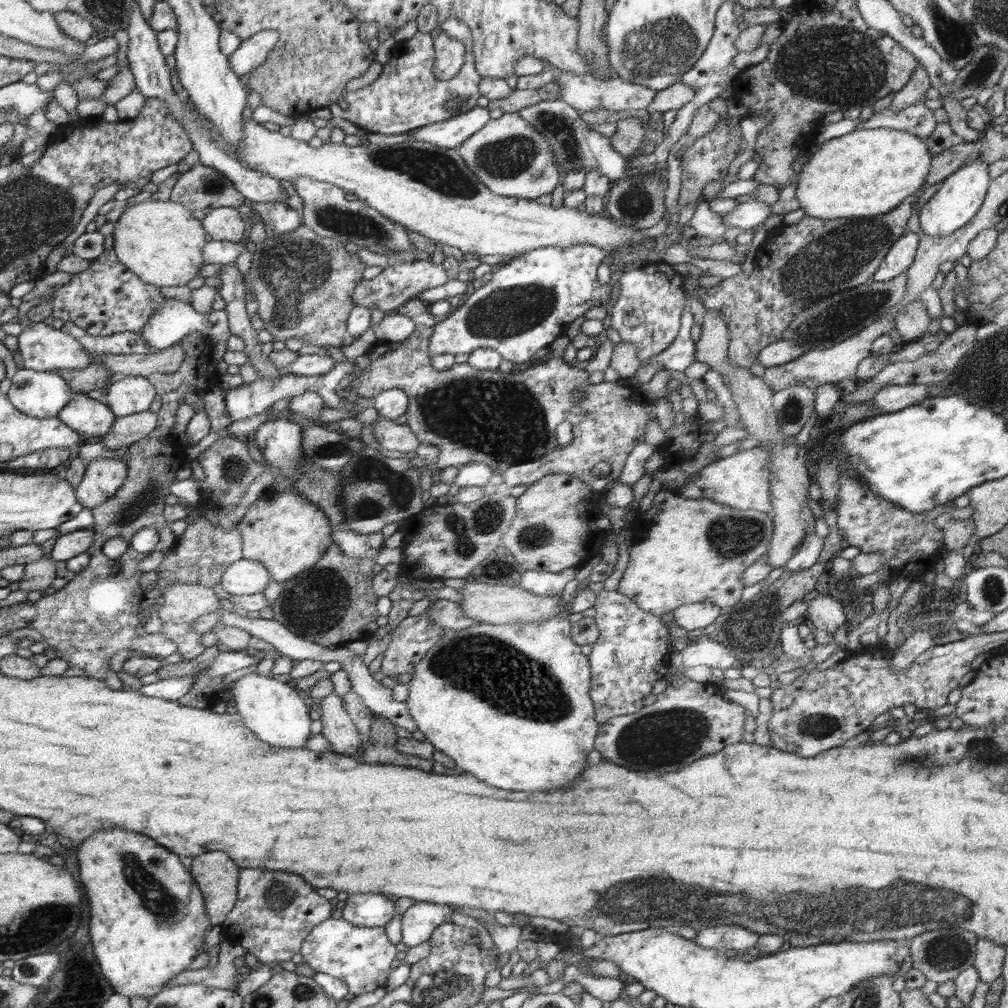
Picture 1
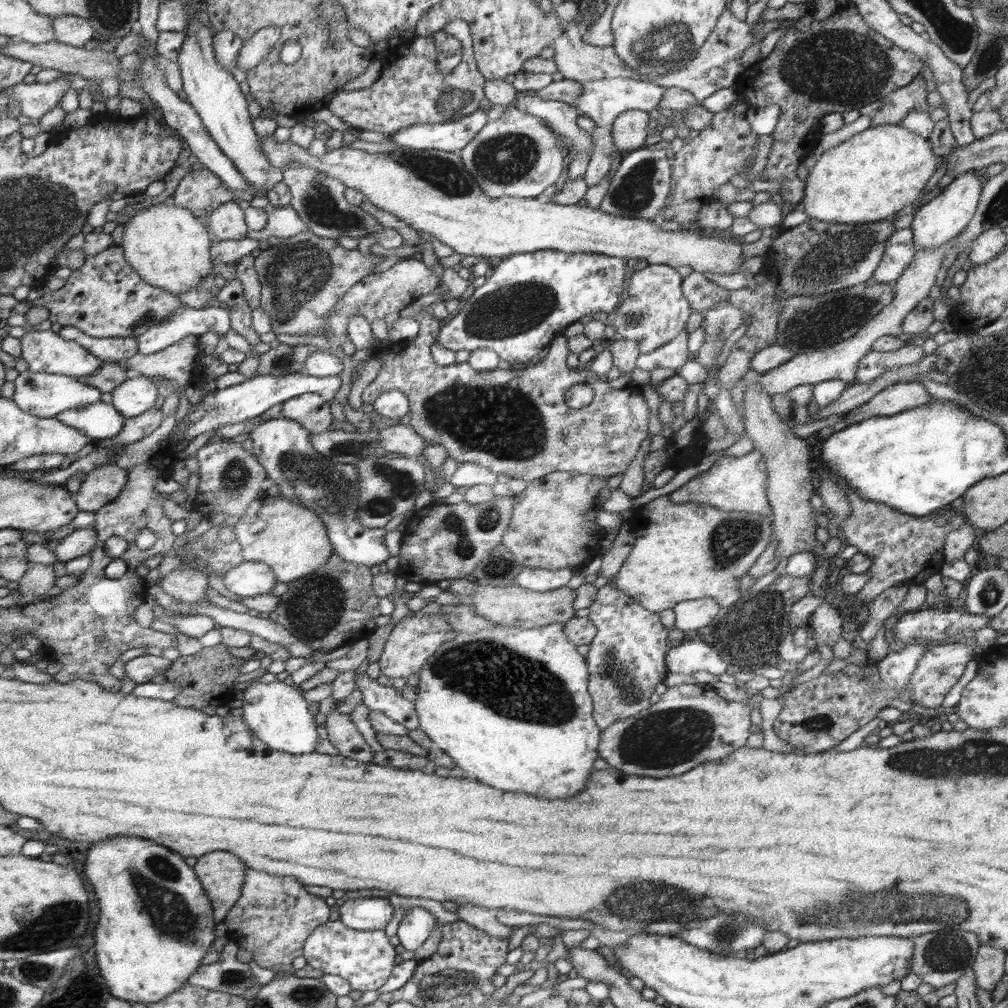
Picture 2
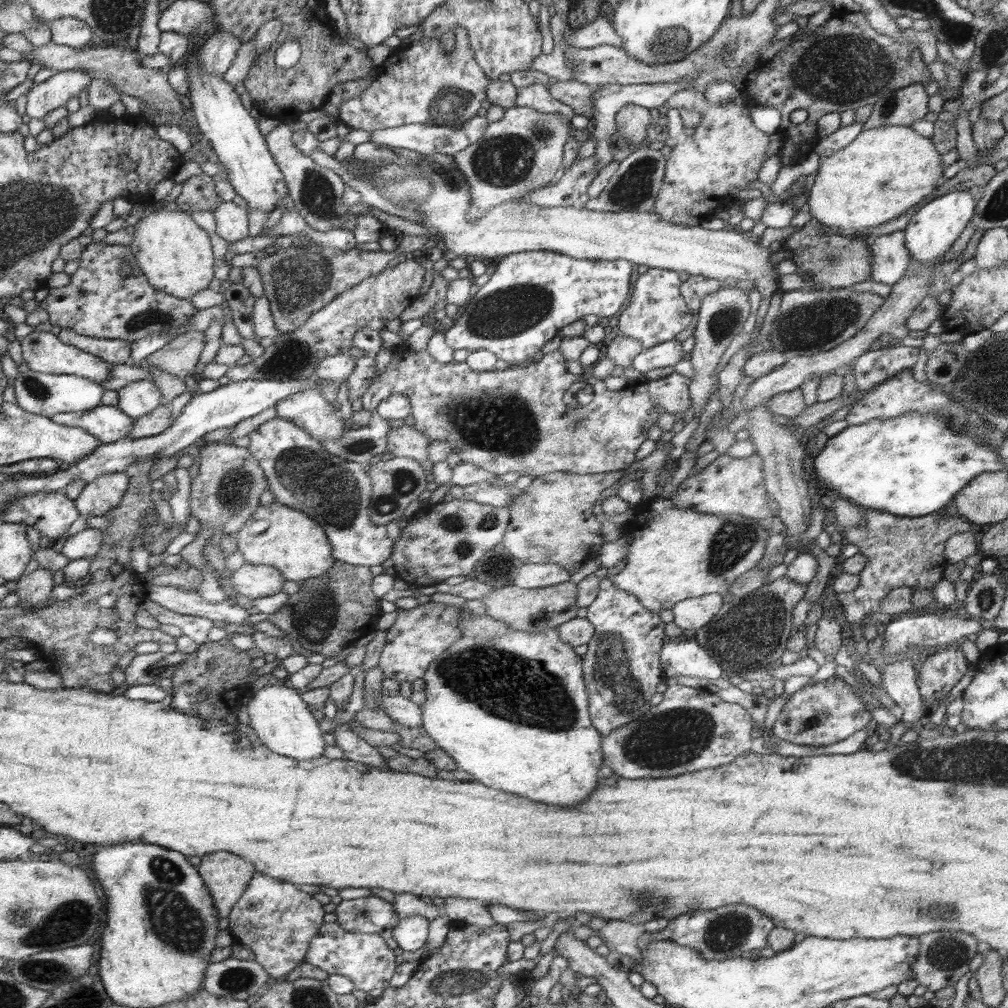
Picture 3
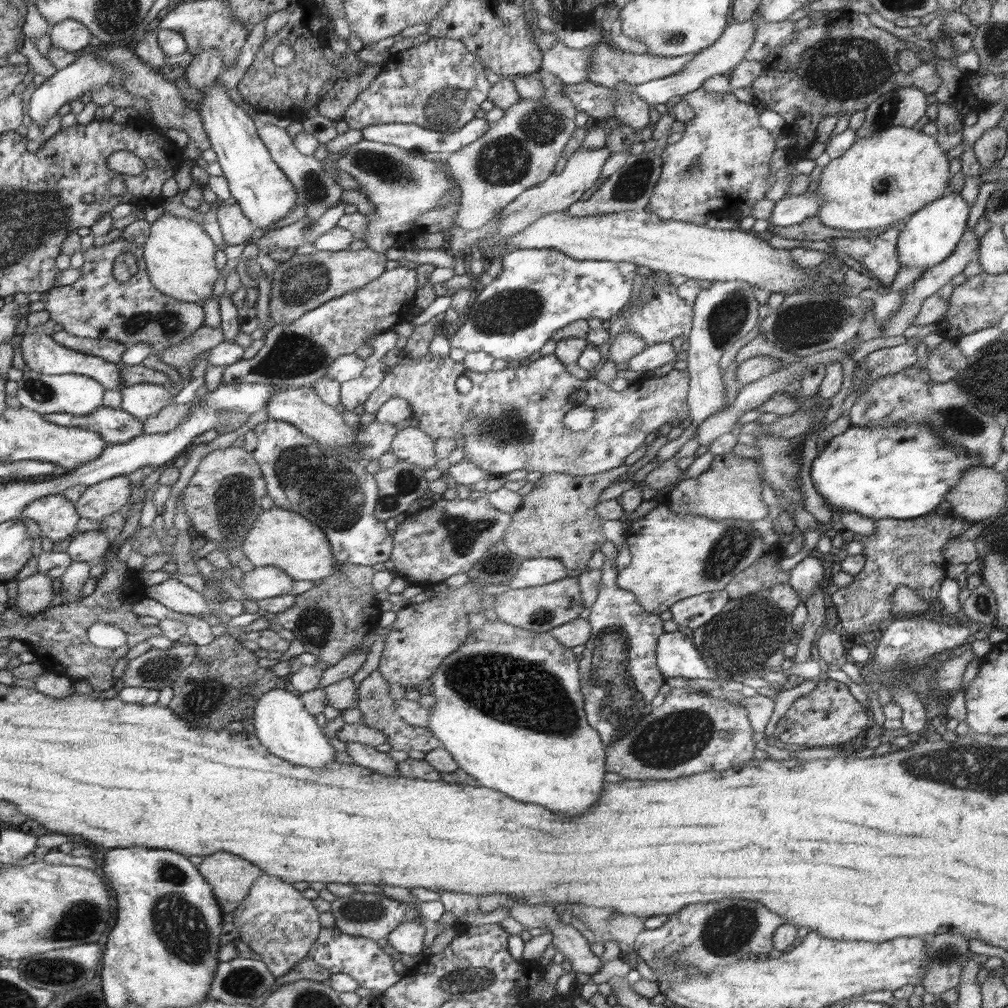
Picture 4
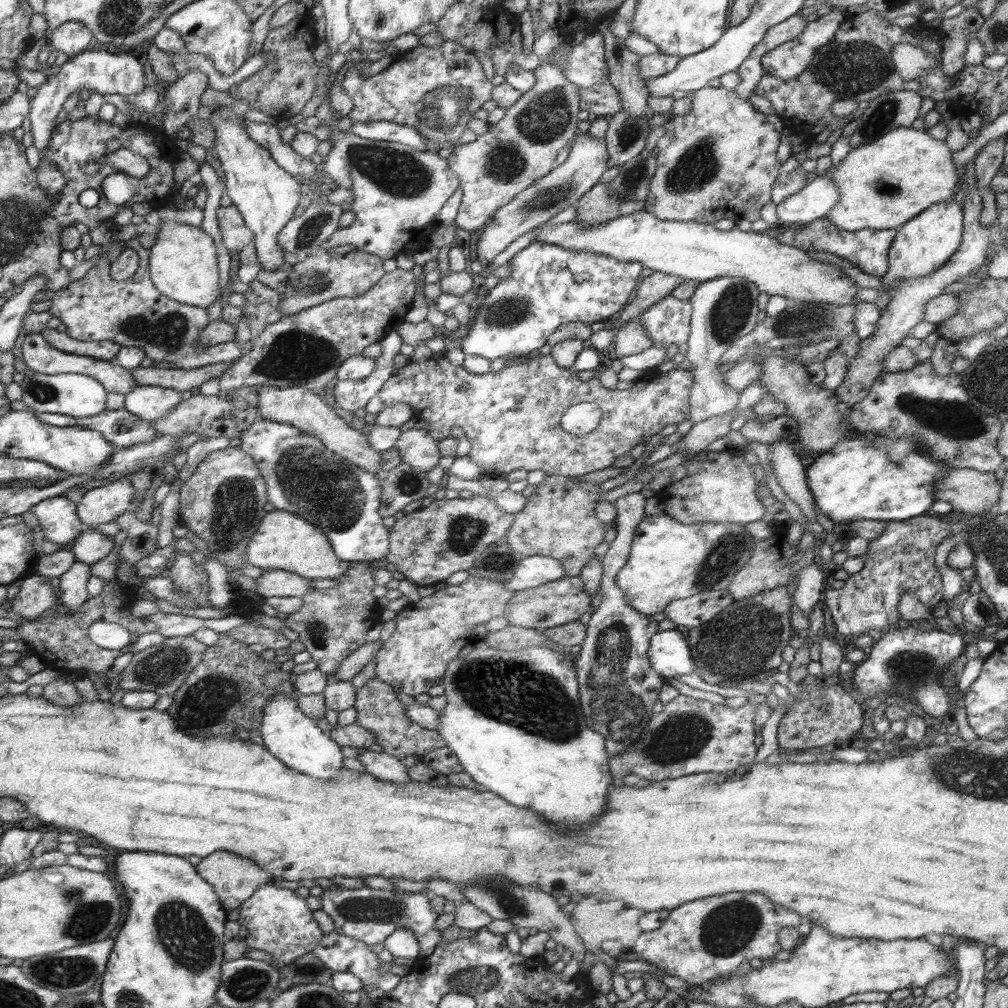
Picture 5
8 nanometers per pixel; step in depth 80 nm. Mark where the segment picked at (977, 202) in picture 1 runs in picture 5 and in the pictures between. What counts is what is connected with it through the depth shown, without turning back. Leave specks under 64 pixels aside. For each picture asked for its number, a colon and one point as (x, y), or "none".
2: (944, 217)
3: (931, 232)
4: (929, 236)
5: (922, 246)

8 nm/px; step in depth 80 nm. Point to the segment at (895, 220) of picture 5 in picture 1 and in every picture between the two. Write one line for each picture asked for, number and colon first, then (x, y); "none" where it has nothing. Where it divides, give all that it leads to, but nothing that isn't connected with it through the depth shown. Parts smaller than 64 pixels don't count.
1: (866, 173)
2: (879, 173)
3: (885, 171)
4: (886, 178)

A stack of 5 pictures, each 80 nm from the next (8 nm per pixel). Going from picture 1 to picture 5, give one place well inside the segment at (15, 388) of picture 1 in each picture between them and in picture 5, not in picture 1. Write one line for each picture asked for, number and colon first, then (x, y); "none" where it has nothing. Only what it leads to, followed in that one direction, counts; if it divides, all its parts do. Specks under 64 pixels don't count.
2: (46, 395)
3: (45, 394)
4: (74, 394)
5: (78, 396)

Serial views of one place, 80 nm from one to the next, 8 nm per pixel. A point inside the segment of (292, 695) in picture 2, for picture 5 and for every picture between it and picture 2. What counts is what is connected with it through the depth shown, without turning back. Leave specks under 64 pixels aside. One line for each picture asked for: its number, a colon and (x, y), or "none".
3: (282, 720)
4: (283, 725)
5: (293, 736)

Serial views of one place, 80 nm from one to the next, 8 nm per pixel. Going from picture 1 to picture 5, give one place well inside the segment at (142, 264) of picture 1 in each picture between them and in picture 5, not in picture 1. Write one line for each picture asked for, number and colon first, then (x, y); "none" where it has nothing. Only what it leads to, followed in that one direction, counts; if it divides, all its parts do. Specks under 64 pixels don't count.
2: (168, 247)
3: (175, 254)
4: (179, 257)
5: (182, 261)

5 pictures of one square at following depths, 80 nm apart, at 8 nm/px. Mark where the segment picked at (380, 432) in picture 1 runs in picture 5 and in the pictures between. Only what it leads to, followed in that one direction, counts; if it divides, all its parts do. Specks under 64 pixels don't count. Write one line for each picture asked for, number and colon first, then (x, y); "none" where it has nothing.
2: (403, 439)
3: (406, 441)
4: (411, 443)
5: (421, 450)

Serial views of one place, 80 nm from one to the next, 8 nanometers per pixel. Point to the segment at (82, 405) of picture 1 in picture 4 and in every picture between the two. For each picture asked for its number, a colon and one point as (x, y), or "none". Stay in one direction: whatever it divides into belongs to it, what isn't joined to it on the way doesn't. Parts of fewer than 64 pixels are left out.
2: (102, 421)
3: (110, 424)
4: (117, 426)

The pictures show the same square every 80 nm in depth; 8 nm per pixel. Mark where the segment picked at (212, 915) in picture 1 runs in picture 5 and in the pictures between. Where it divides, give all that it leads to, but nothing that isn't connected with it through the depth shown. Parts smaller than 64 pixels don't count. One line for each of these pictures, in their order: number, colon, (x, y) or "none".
2: (222, 874)
3: (227, 876)
4: (232, 877)
5: (236, 879)

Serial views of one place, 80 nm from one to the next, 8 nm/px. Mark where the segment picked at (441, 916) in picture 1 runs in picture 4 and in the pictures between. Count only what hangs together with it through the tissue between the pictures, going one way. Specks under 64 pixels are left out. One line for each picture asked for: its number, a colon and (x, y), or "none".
2: (417, 923)
3: (410, 933)
4: (407, 938)

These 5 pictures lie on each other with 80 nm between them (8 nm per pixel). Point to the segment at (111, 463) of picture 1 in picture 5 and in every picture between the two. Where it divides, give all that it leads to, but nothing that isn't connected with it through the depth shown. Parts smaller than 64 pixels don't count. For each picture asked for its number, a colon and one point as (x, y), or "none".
2: (102, 486)
3: (98, 497)
4: (97, 502)
5: (105, 503)

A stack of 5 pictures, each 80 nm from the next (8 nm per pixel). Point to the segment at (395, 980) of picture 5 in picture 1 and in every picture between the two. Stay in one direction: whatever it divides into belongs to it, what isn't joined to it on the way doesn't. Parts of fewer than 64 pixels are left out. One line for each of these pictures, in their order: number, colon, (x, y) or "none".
1: (361, 957)
2: (365, 959)
3: (364, 958)
4: (363, 959)

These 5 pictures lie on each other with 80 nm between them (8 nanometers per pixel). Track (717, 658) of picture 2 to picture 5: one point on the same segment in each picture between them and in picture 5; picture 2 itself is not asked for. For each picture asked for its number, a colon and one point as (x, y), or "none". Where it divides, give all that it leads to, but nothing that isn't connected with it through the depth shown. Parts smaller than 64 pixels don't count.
3: (680, 657)
4: (676, 656)
5: (670, 655)

